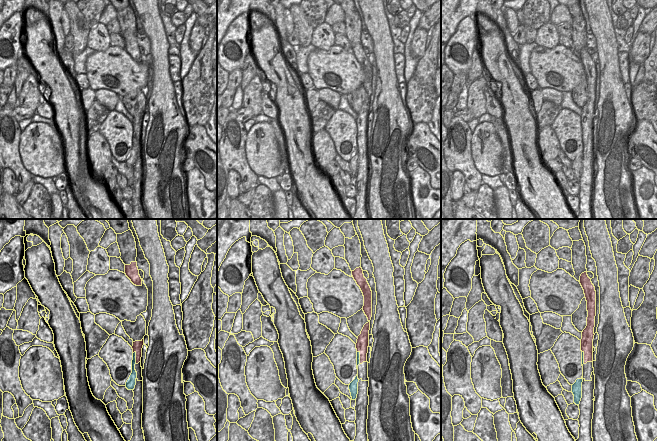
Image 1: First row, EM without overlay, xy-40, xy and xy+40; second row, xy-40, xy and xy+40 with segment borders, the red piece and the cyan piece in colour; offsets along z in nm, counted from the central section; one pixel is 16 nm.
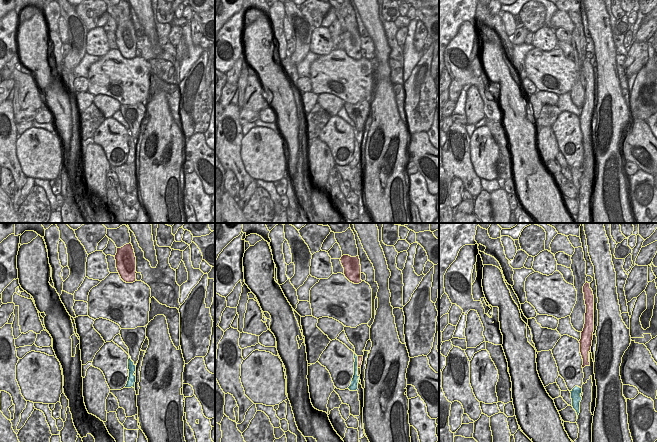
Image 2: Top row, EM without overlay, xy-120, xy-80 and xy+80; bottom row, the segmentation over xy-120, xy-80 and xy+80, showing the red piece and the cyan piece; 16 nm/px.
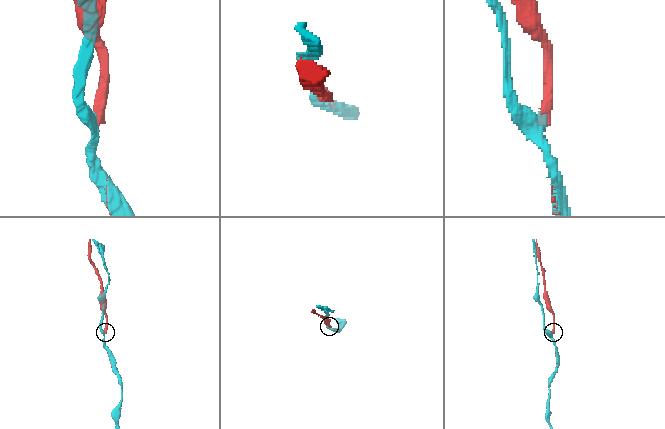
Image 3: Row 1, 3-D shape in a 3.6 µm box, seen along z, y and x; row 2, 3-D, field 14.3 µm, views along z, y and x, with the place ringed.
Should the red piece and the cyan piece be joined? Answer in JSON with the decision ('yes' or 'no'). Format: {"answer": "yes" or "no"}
{"answer": "no"}

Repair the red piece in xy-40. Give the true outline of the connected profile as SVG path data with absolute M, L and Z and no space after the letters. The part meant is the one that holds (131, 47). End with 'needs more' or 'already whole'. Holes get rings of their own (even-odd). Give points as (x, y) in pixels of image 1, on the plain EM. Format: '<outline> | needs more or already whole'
M131 38L130 41L125 41L125 50L136 62L142 62L142 55L139 51L137 38Z | already whole

